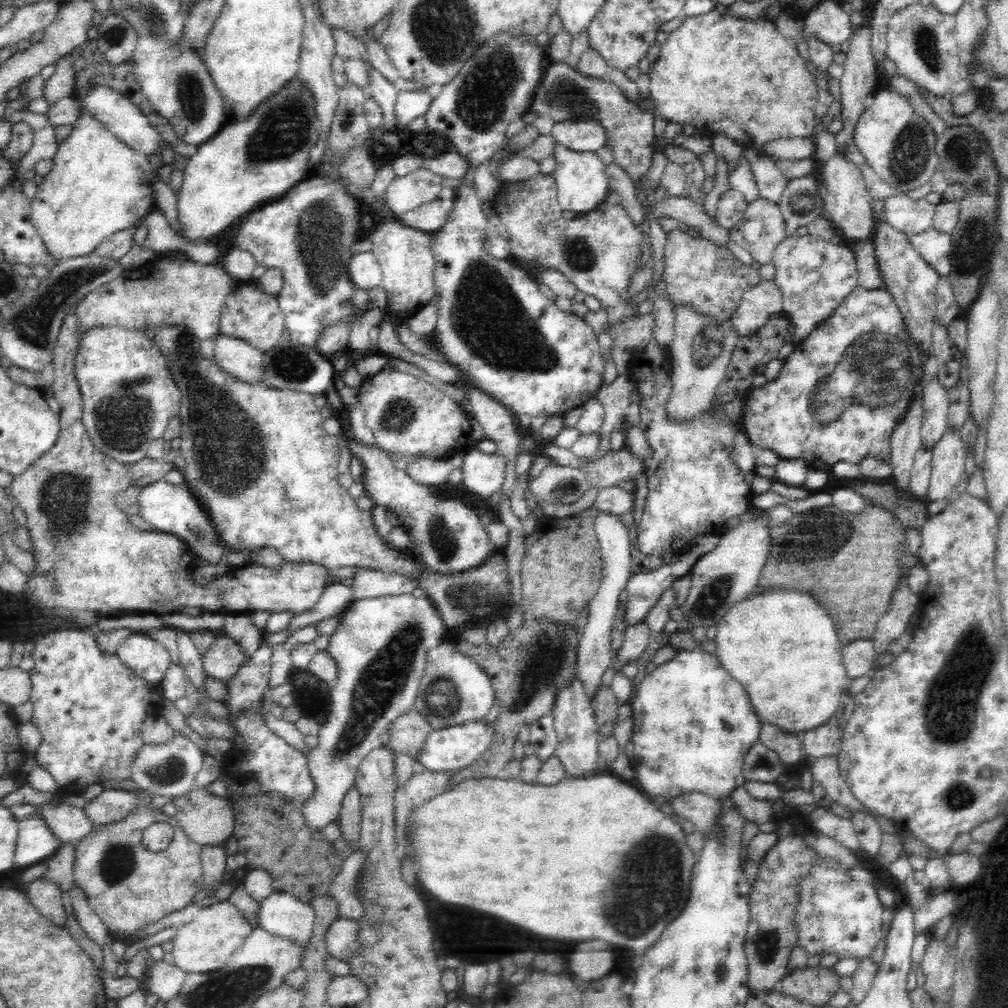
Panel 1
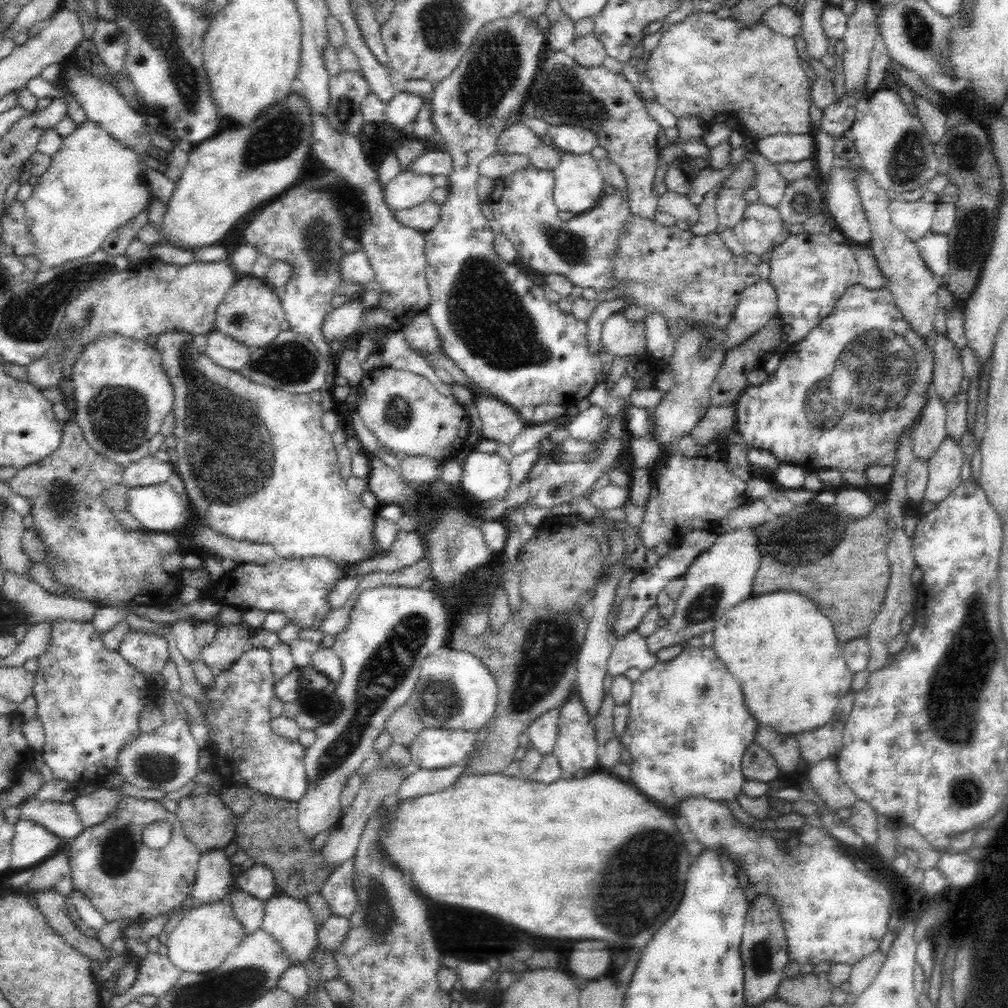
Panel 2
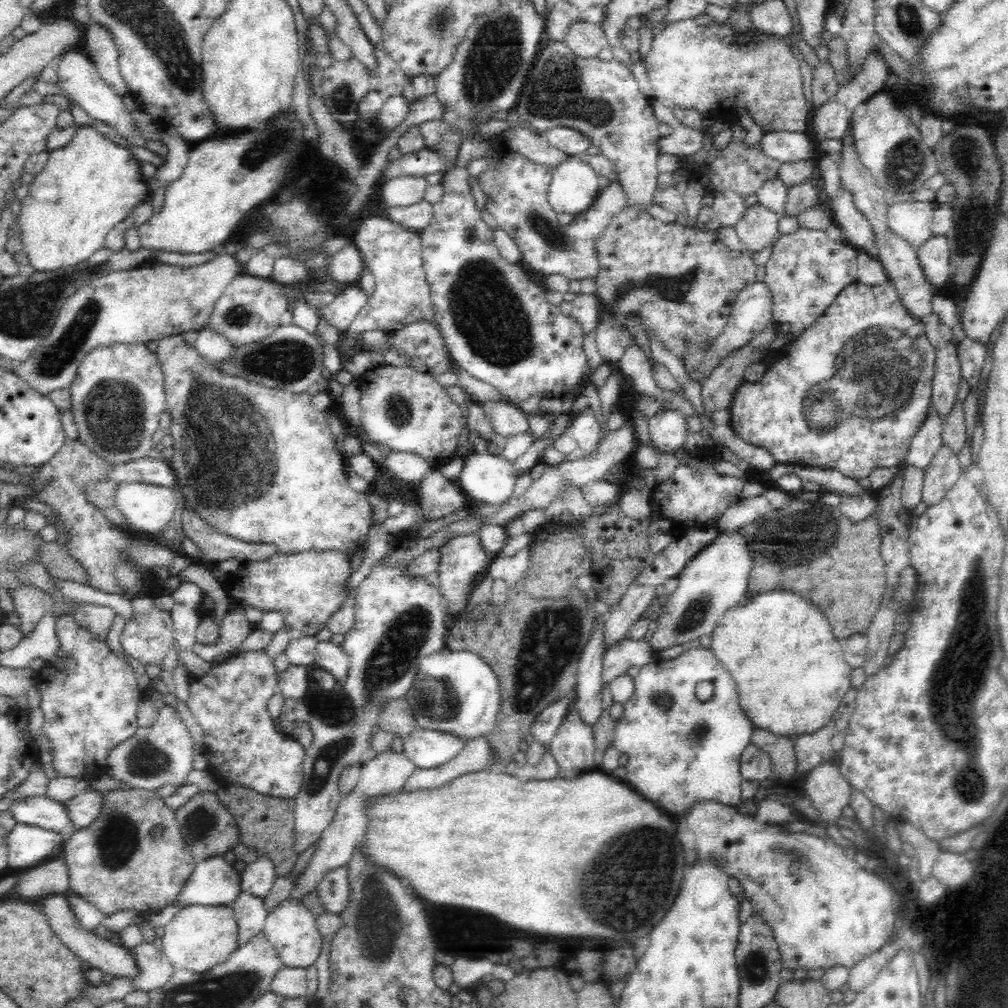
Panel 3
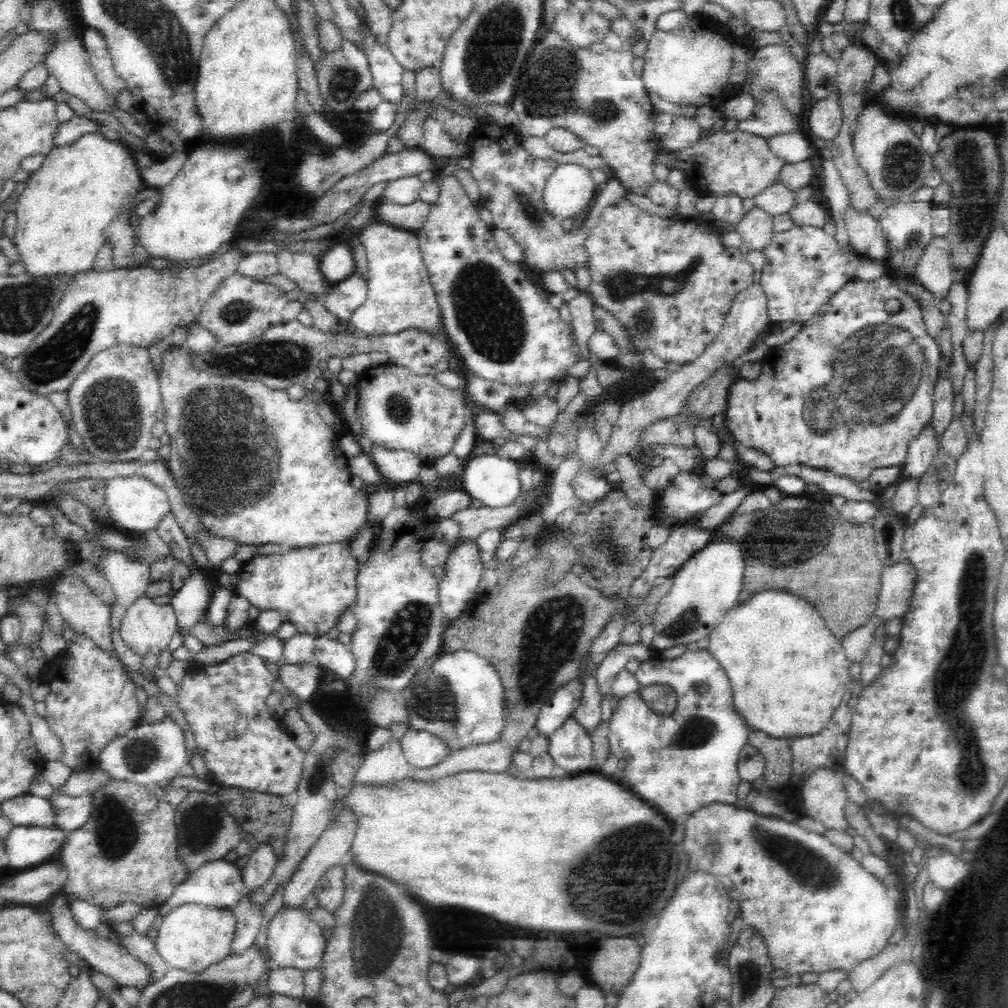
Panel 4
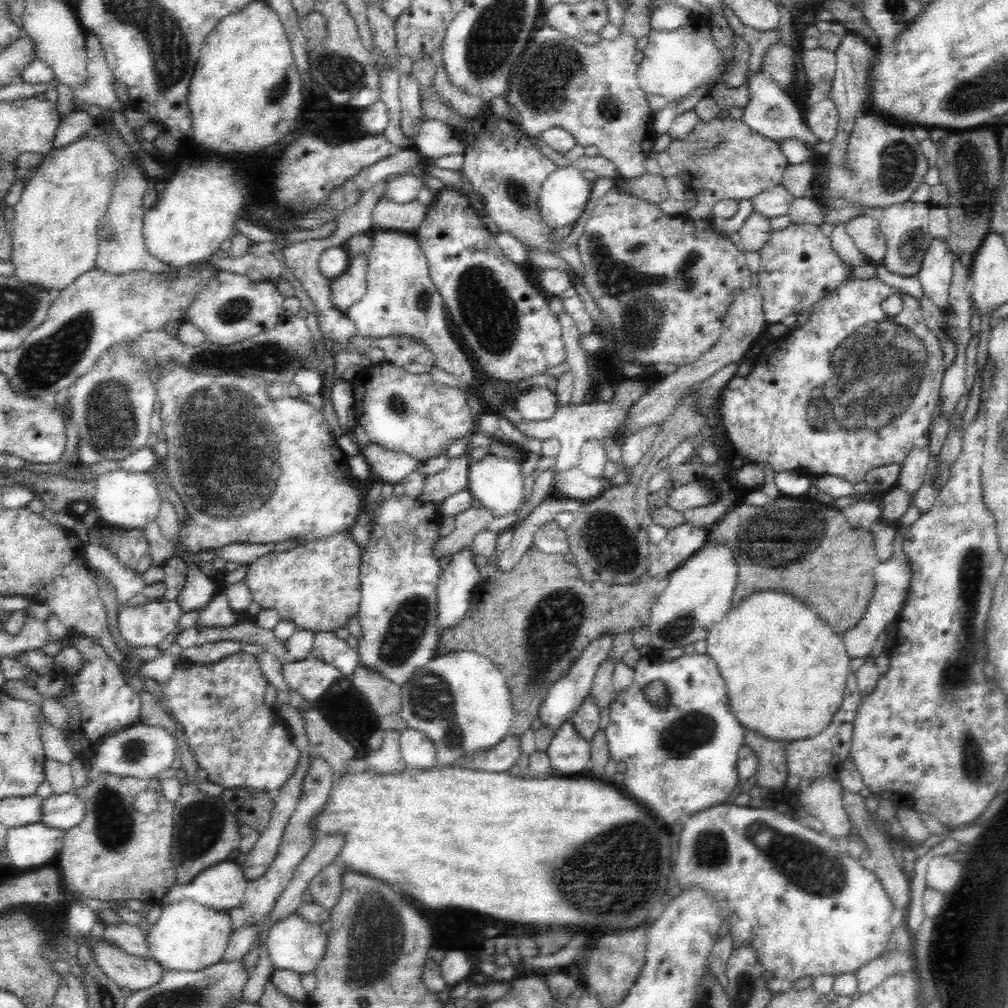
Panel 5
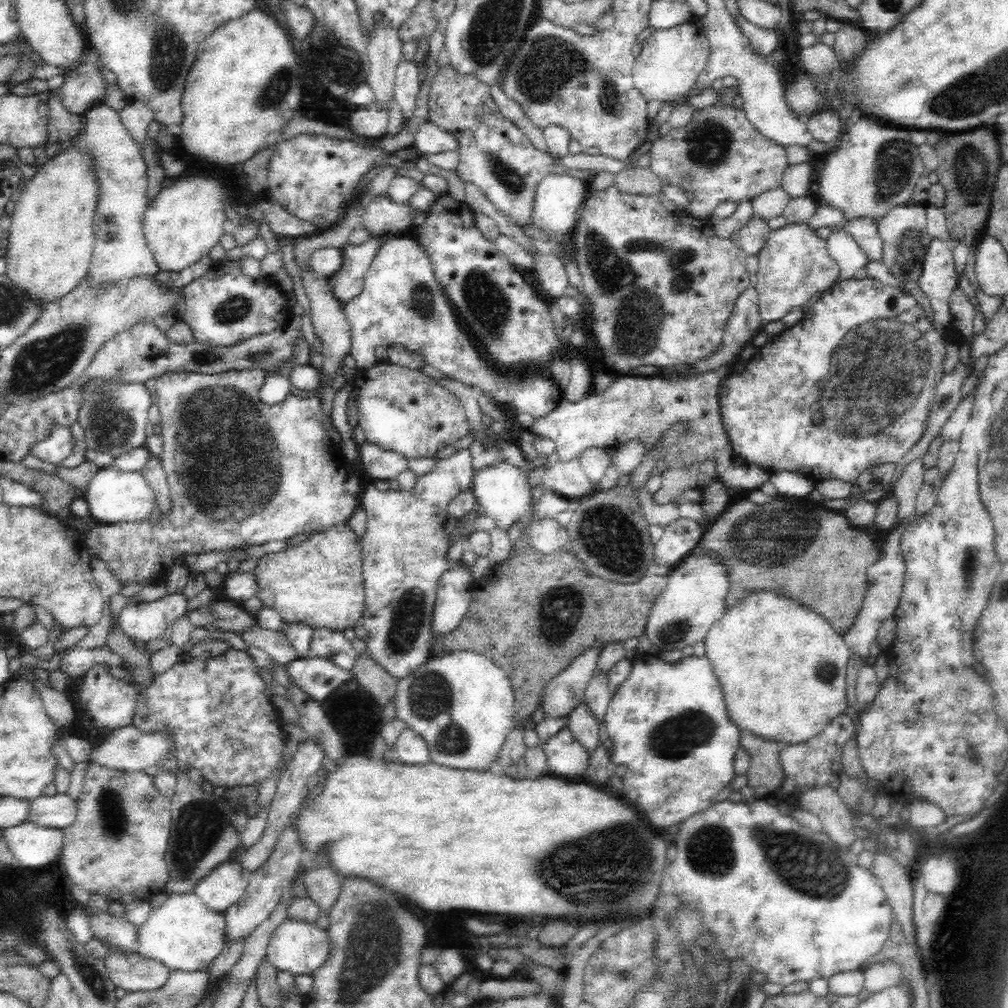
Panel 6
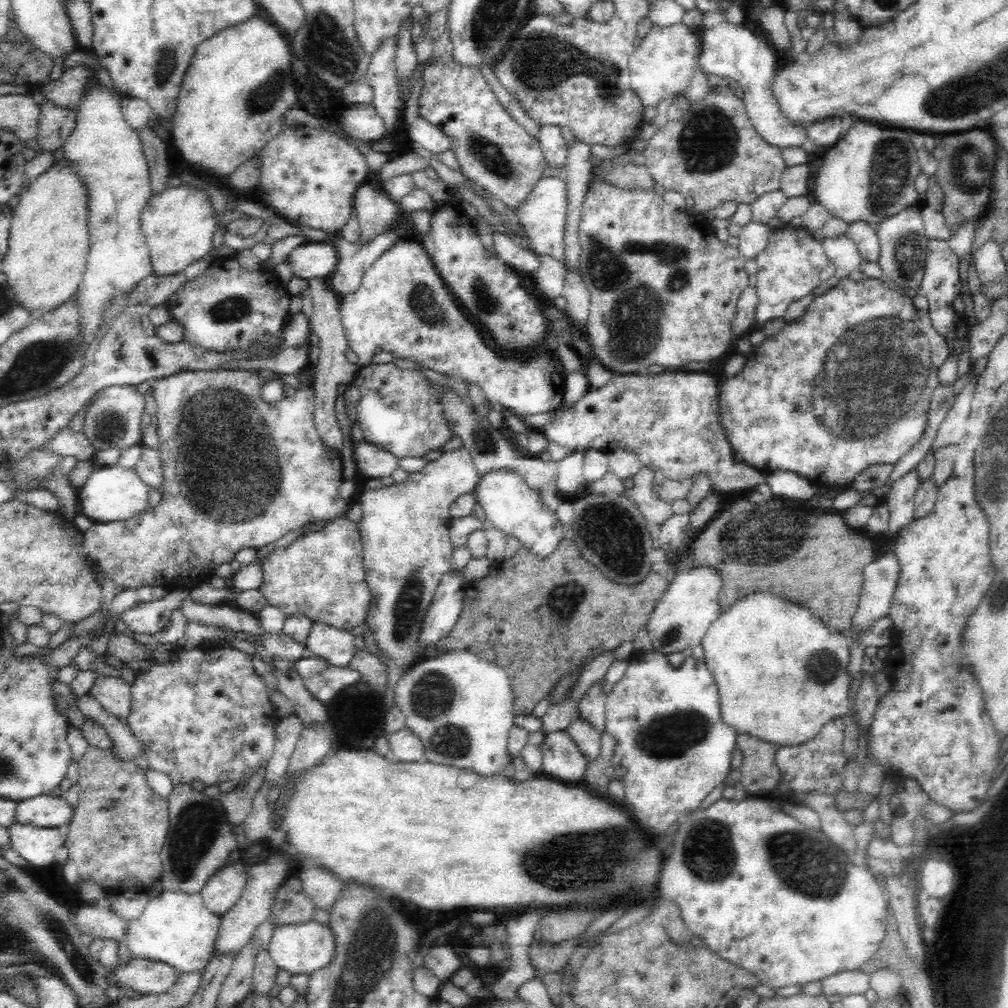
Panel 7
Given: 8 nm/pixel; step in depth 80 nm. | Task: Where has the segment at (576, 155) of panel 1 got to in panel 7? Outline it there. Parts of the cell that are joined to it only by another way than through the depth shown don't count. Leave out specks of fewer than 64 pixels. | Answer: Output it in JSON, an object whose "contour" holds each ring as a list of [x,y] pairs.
{"contour":[[[563,176],[542,177],[528,194],[528,198],[514,213],[519,218],[521,226],[529,238],[532,252],[550,257],[564,263],[564,233],[566,228],[566,210],[568,210],[568,197],[566,197],[566,179]]]}

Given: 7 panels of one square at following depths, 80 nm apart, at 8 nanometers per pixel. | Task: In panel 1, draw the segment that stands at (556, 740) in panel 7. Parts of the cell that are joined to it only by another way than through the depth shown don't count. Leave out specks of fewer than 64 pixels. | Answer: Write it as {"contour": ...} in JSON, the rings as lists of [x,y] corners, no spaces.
{"contour":[[[580,679],[571,680],[559,690],[558,698],[550,714],[553,716],[553,725],[558,739],[555,755],[563,764],[566,775],[584,777],[584,774],[598,769],[598,723],[594,717],[590,697]]]}

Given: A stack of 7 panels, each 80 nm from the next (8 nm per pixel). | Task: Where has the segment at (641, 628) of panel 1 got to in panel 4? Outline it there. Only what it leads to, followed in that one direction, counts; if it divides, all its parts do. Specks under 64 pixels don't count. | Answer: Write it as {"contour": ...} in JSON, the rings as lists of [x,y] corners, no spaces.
{"contour":[[[622,643],[615,646],[608,654],[599,662],[595,671],[596,685],[600,689],[602,698],[611,691],[613,680],[621,670],[626,668],[626,664],[632,659],[638,660],[640,663],[656,656],[656,652],[652,646],[645,646],[642,643],[624,645]]]}

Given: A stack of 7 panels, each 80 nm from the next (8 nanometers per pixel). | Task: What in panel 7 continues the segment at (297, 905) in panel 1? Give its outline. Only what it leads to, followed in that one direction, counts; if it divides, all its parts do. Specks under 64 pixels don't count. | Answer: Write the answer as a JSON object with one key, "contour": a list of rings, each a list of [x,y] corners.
{"contour":[[[312,920],[305,923],[277,925],[271,936],[267,951],[274,964],[290,974],[310,974],[326,966],[335,955],[335,938],[328,923]]]}

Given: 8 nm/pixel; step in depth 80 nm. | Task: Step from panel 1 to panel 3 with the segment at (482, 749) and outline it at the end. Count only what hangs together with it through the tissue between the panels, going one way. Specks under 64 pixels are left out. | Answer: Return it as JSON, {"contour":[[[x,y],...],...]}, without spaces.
{"contour":[[[417,726],[403,739],[403,752],[417,769],[437,768],[456,758],[466,743],[454,733]]]}

